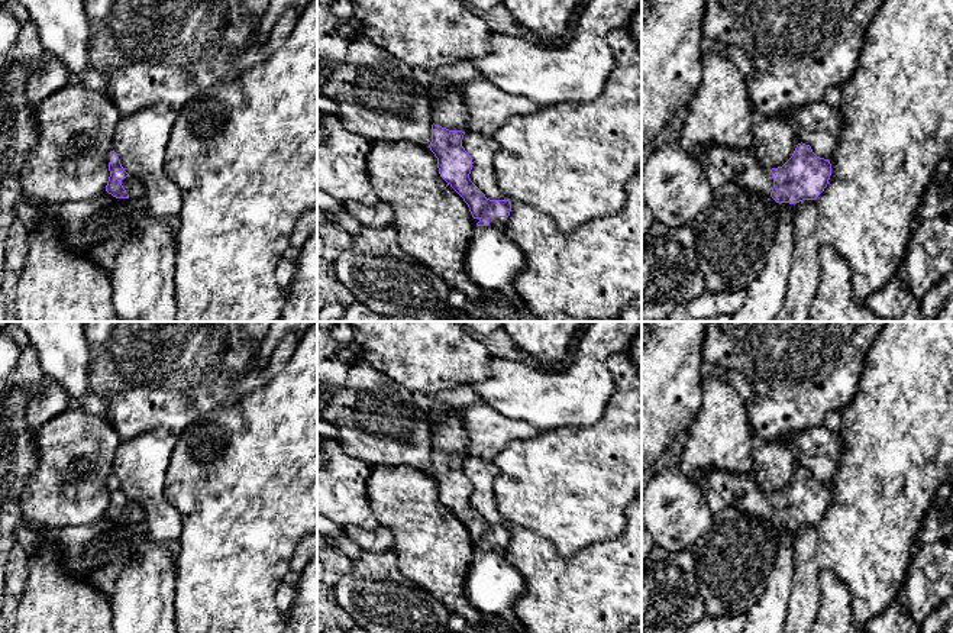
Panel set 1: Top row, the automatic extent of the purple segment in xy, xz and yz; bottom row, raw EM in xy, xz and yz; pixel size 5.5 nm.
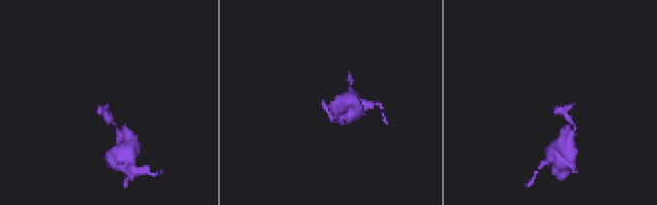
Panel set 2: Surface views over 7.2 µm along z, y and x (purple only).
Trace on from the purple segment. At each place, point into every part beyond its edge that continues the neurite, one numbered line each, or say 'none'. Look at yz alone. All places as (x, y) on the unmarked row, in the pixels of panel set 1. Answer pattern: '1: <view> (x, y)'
1: yz (742, 491)

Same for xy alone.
1: xy (133, 512)

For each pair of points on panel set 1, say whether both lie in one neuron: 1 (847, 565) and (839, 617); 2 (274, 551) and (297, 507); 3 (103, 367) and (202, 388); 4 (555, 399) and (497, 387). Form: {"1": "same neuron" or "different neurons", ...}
{"1": "different neurons", "2": "same neuron", "3": "same neuron", "4": "same neuron"}

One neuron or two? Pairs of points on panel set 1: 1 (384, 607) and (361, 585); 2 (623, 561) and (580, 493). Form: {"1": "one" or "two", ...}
{"1": "one", "2": "two"}

